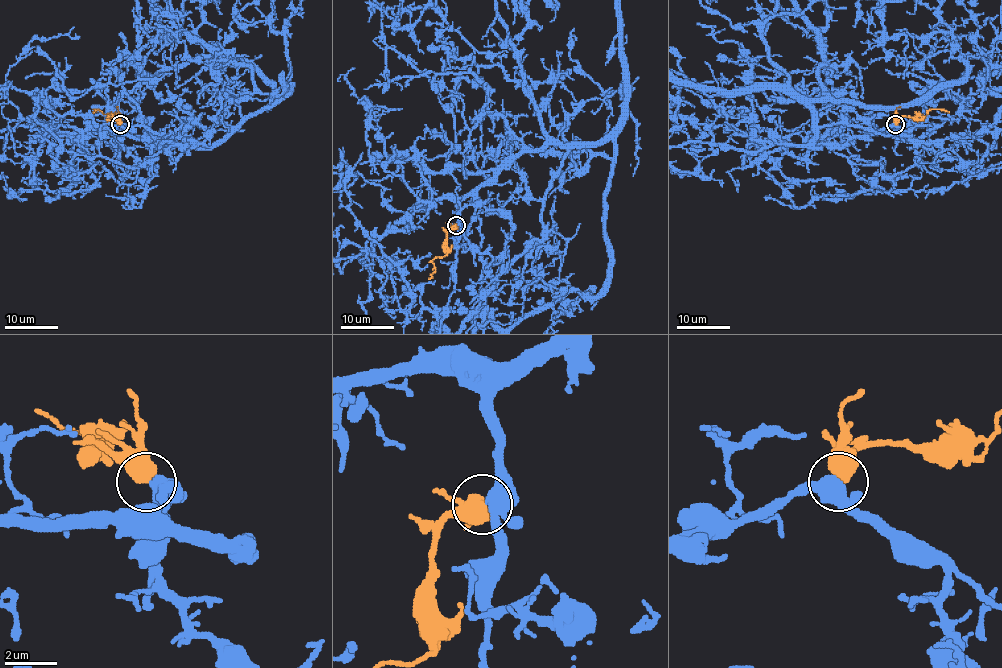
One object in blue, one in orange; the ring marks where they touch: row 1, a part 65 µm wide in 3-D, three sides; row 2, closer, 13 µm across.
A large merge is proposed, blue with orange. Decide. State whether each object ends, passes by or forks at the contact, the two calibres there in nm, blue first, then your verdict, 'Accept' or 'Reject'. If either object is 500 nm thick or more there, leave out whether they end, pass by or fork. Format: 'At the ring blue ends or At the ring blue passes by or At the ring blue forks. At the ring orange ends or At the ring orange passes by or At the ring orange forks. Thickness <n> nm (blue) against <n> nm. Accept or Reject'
Thickness 400 nm (blue) against 600 nm. Accept

